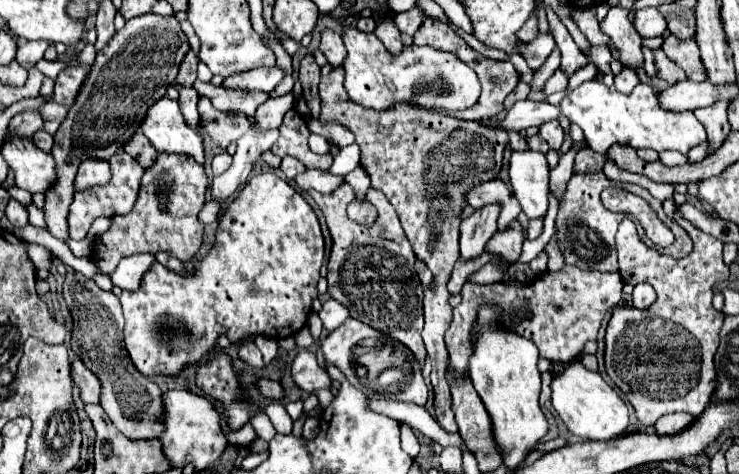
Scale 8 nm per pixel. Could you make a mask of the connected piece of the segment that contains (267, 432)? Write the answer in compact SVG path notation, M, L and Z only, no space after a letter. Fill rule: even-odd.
M258 413L251 419L252 427L259 438L262 438L266 442L270 442L272 438L277 434L272 423L269 421L268 416L264 413Z

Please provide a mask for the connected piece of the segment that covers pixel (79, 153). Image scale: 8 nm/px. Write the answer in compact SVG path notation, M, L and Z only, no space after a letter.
M144 14L144 16L128 20L126 26L112 36L108 46L104 46L104 50L100 50L96 54L96 60L90 66L88 76L86 76L82 88L78 90L74 104L70 106L70 110L66 114L68 118L64 118L64 126L60 126L58 132L54 134L54 160L56 160L58 178L56 178L56 186L46 194L46 206L44 206L50 234L54 234L60 240L68 238L66 216L68 216L68 208L72 202L72 194L74 194L72 182L74 182L80 162L84 162L88 158L108 160L108 158L112 158L112 154L118 154L122 150L124 142L128 142L128 138L132 138L132 134L140 128L140 122L144 122L148 108L152 104L156 104L162 98L160 94L166 92L174 84L180 62L184 60L188 50L190 50L188 38L182 32L180 22L174 16Z

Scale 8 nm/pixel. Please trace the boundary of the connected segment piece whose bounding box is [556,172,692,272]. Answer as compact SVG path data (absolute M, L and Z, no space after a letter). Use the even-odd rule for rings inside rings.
M596 172L596 174L574 174L568 182L568 190L564 194L564 202L560 206L560 212L558 212L558 218L556 218L556 228L558 228L558 246L566 258L566 264L574 264L582 270L600 270L600 272L616 272L618 270L618 260L616 260L616 246L614 246L614 234L618 230L618 224L622 220L622 214L614 214L610 210L604 208L602 200L600 200L600 194L604 188L608 186L620 186L628 192L636 192L640 198L646 198L660 220L668 220L670 222L670 228L676 236L674 244L668 246L668 248L658 248L660 254L666 254L666 256L672 256L672 258L684 258L692 252L692 240L688 238L688 234L676 224L672 222L664 210L662 210L662 202L652 198L652 194L638 186L638 184L626 184L626 182L614 182L610 178L606 178L604 172Z

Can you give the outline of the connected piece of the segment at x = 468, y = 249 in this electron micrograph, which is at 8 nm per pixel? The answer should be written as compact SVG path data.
M488 204L480 210L476 210L470 218L462 220L460 224L460 256L464 260L476 258L484 252L486 242L494 236L496 232L496 220L500 206Z

